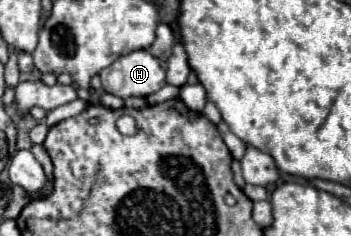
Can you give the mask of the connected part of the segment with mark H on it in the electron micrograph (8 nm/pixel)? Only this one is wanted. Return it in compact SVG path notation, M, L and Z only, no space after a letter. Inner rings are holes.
M135 51L135 53L129 53L129 55L123 55L119 57L113 65L109 65L107 69L103 69L99 73L101 77L101 83L103 83L103 89L125 99L125 97L147 97L155 91L159 91L163 85L165 85L165 69L167 69L167 63L153 57L151 53L147 51ZM109 73L119 73L119 77L109 77Z

